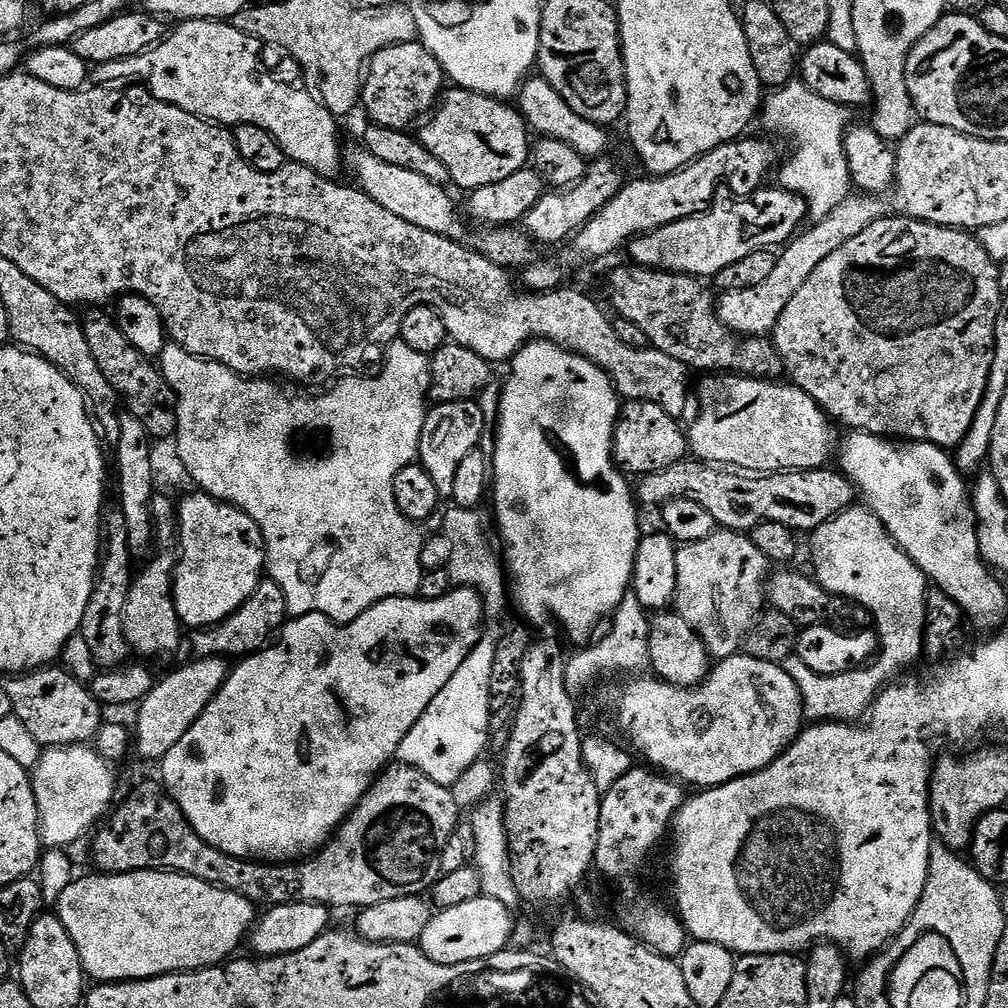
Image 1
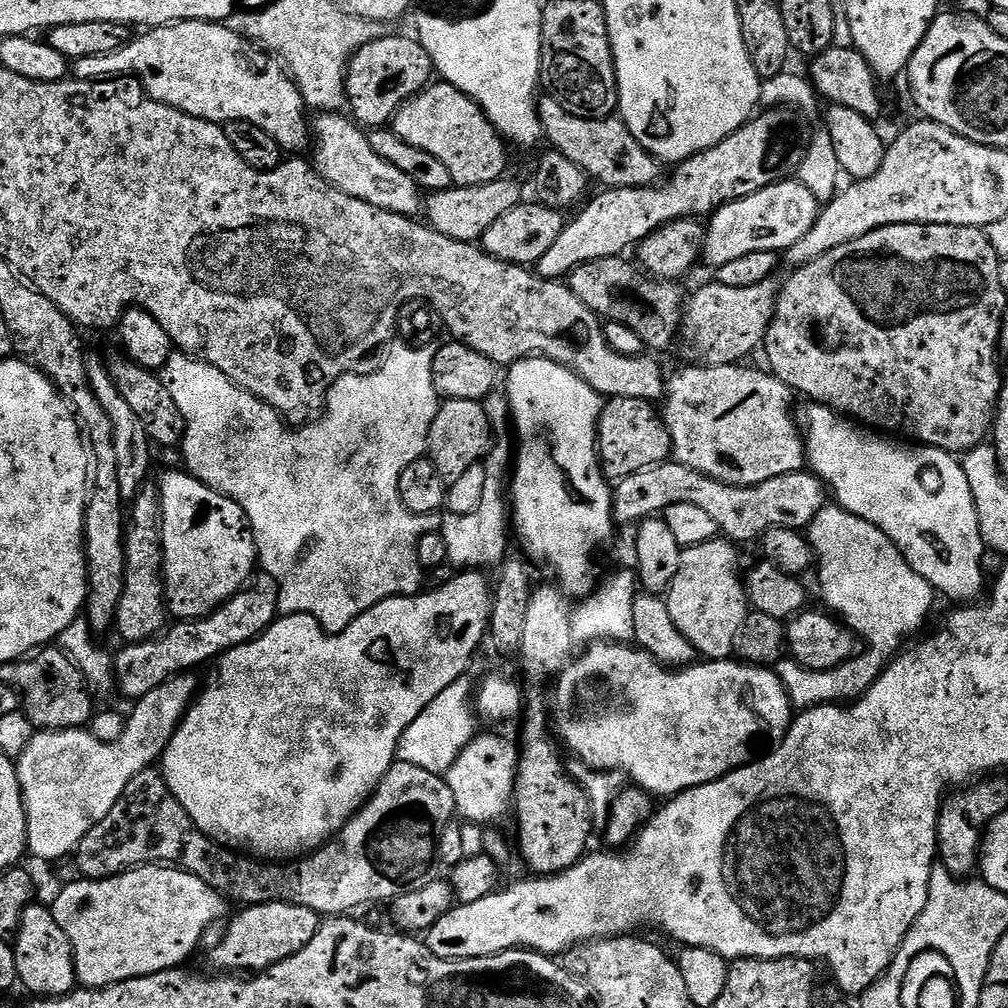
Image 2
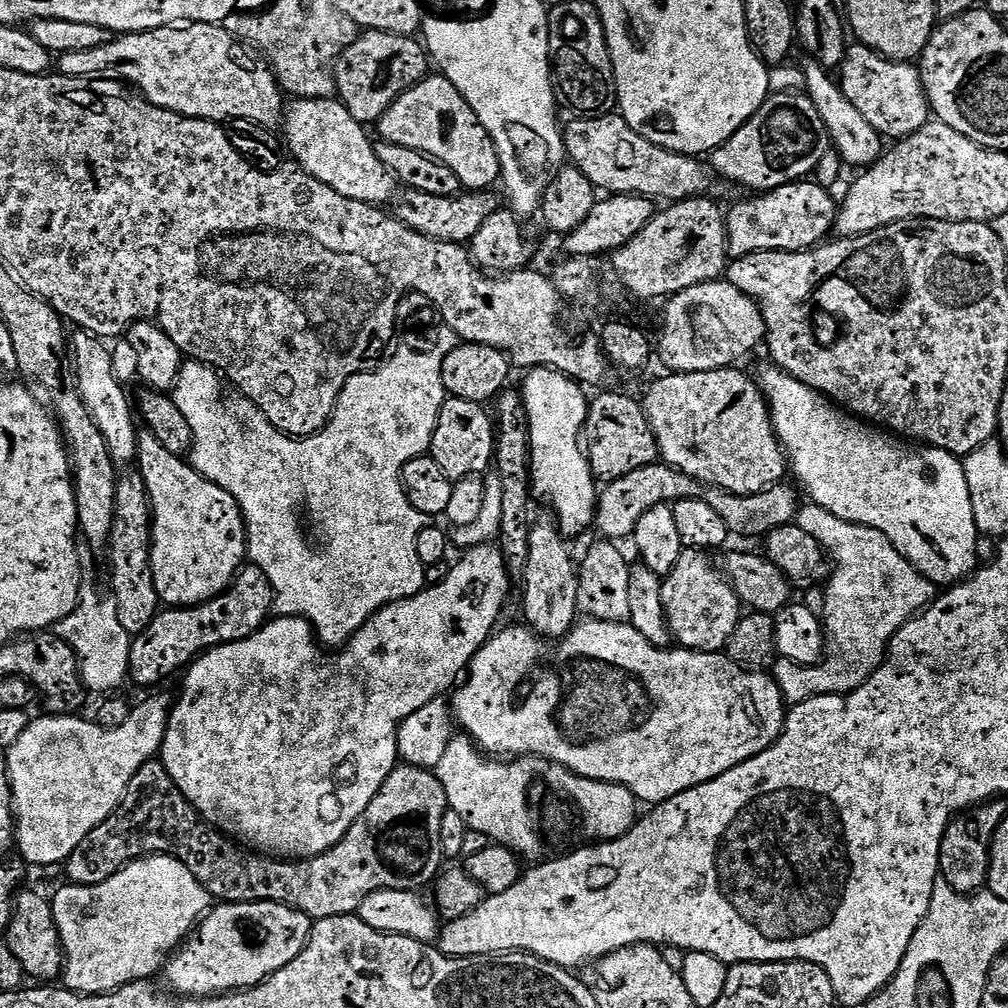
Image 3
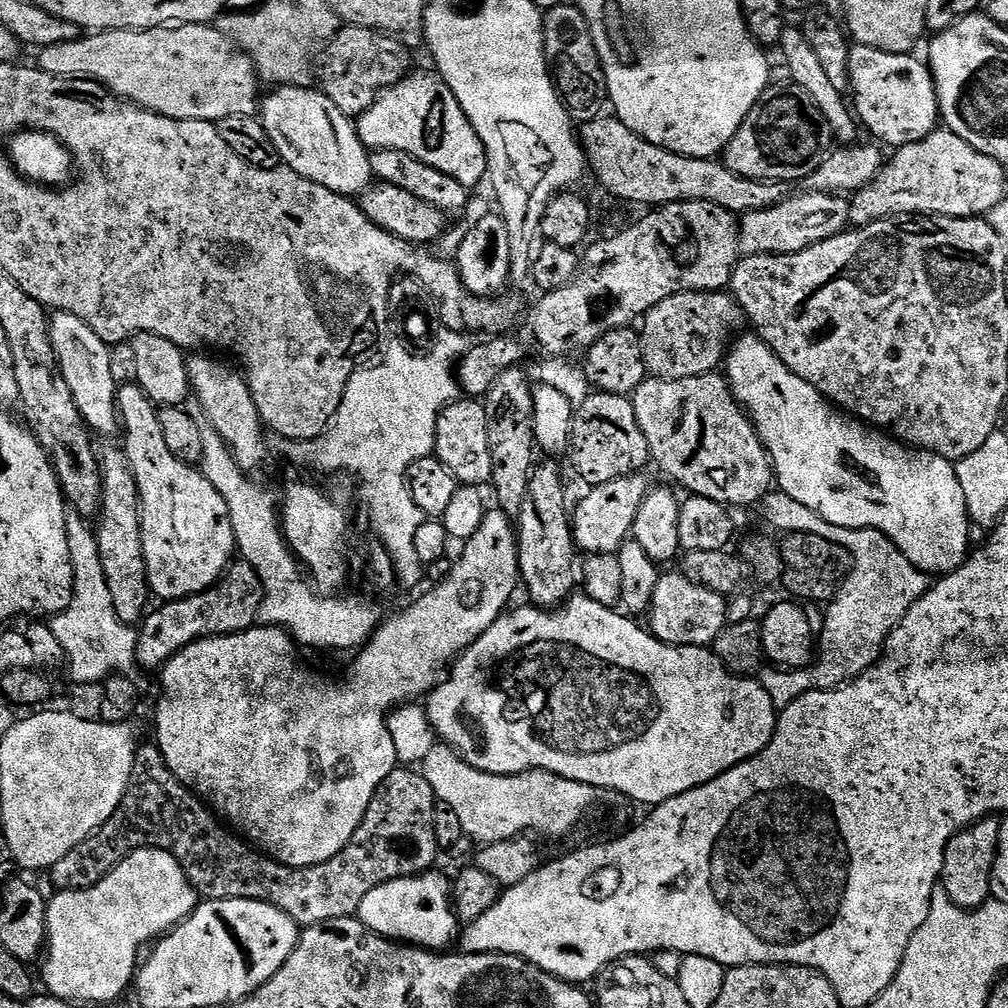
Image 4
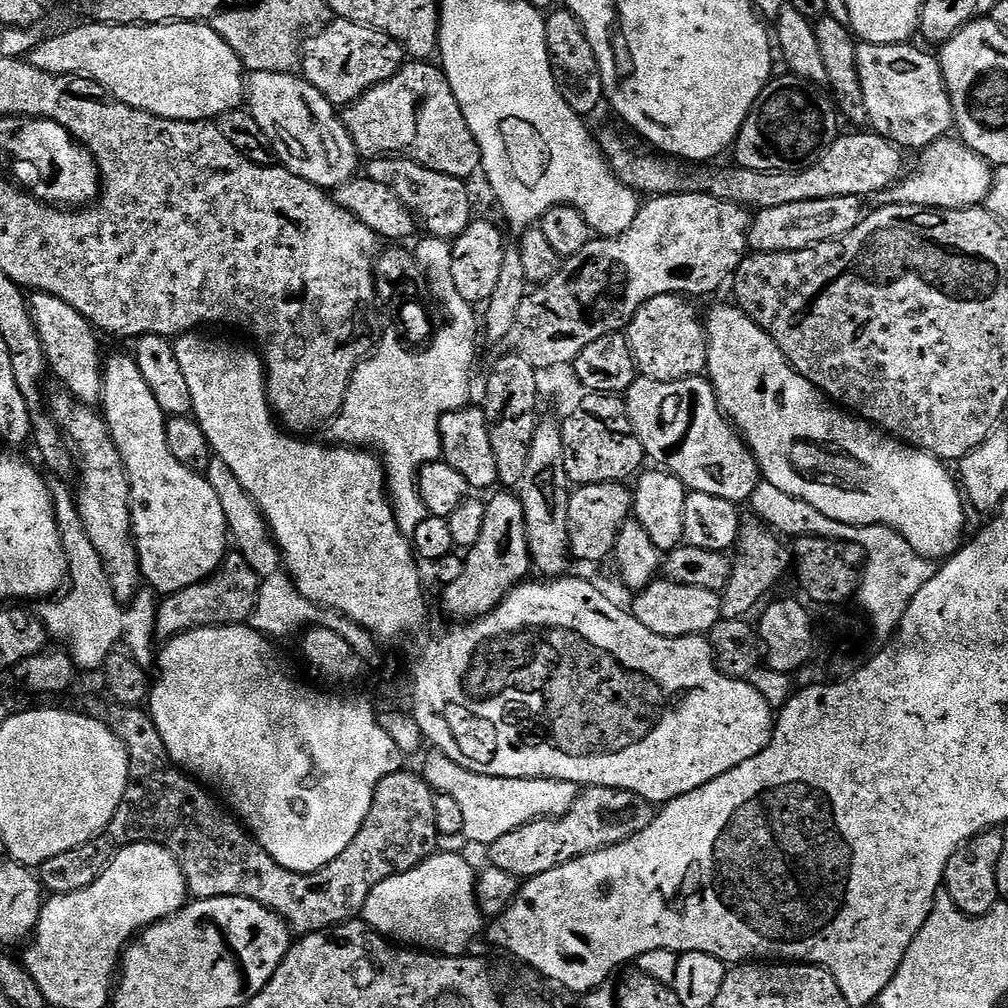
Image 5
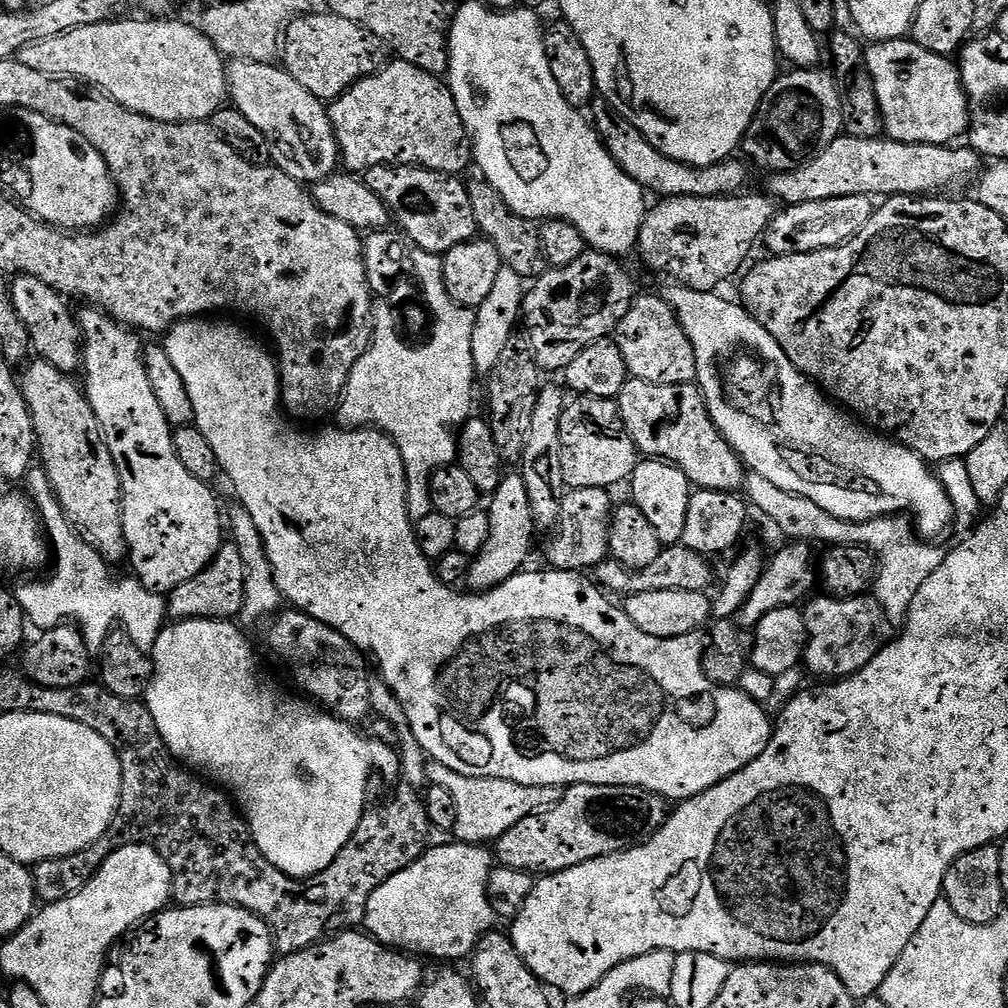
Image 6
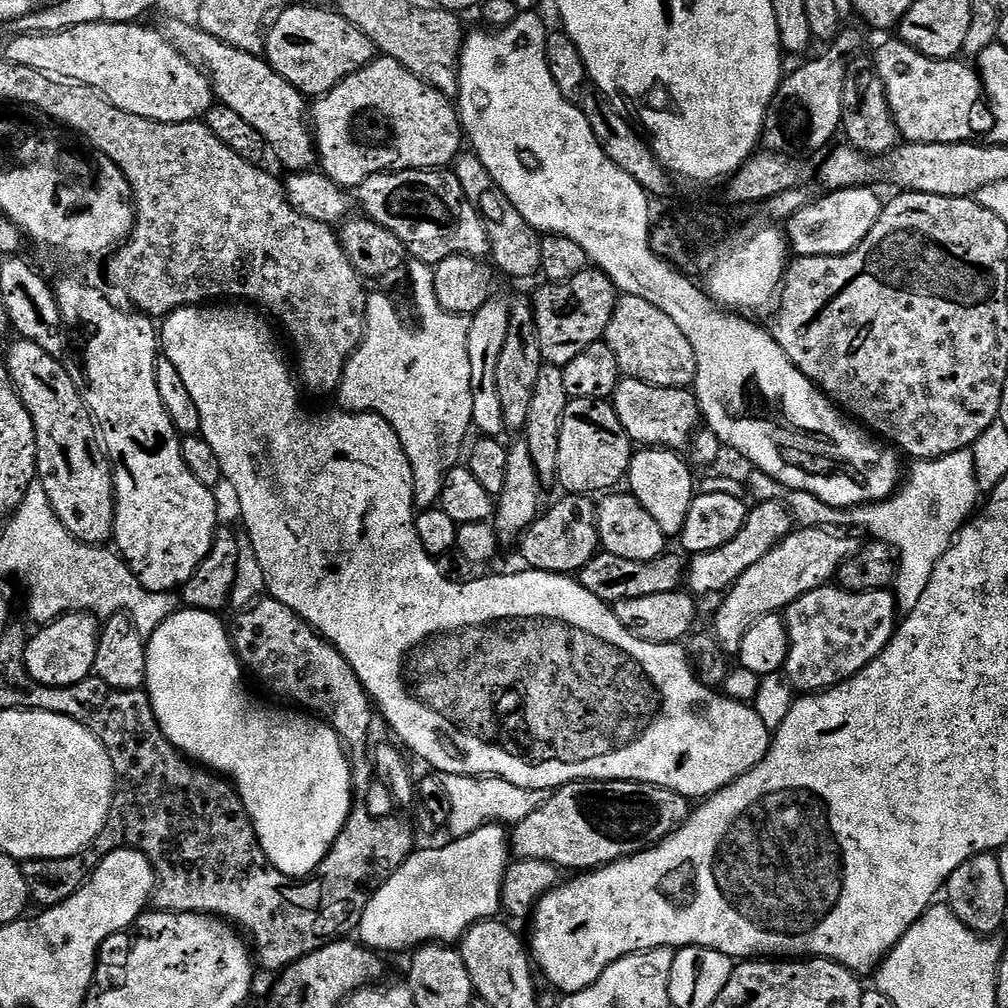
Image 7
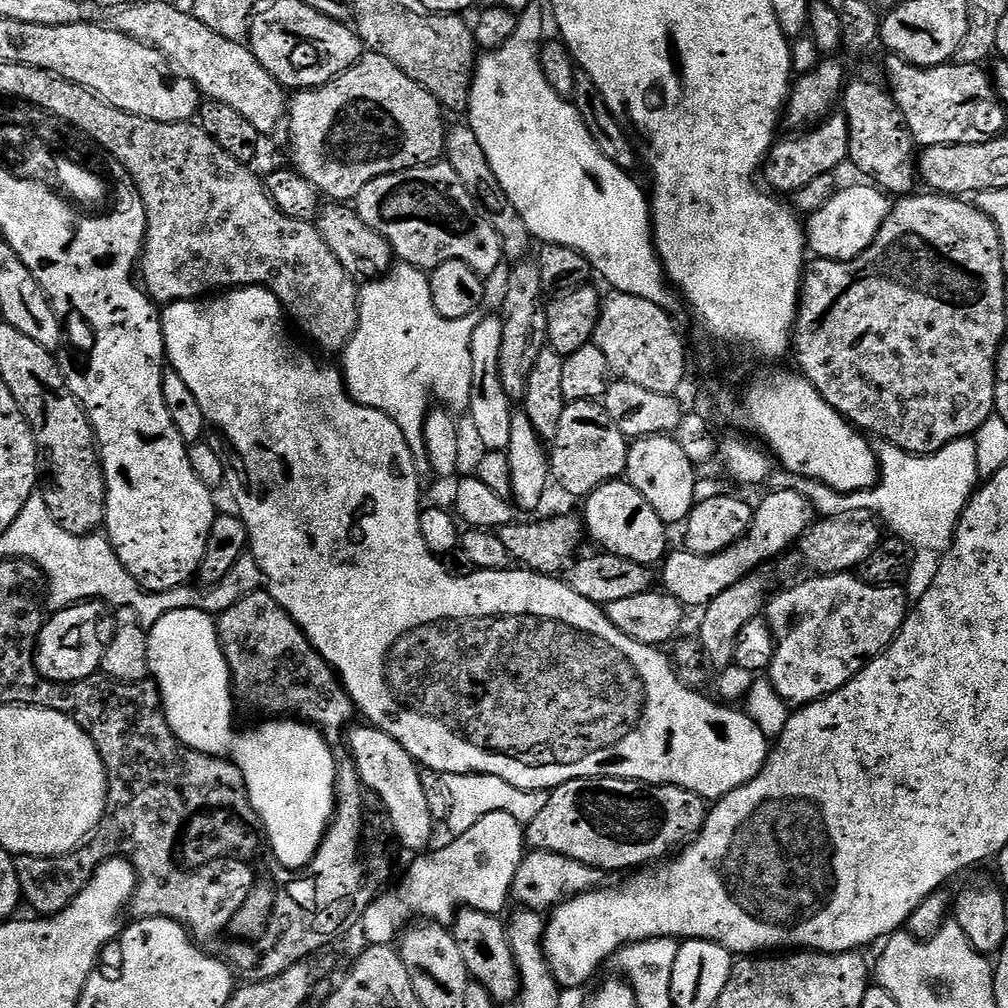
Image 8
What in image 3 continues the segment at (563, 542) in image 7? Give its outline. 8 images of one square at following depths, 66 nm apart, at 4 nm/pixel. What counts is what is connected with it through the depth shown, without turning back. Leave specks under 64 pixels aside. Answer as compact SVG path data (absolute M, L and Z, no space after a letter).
M657 462L654 464L647 464L638 470L634 470L630 474L626 474L617 480L607 481L603 485L602 491L599 493L596 502L596 518L594 521L595 531L600 531L601 537L607 538L613 542L623 542L628 536L631 537L638 526L638 518L642 518L642 514L646 514L646 510L650 510L659 504L671 505L677 500L699 500L701 497L710 506L714 508L715 513L722 518L722 522L726 522L729 533L733 537L736 536L757 536L763 538L767 536L770 530L774 530L783 524L791 524L796 519L798 509L801 507L802 500L796 497L797 489L791 488L788 482L781 482L776 484L773 488L767 488L765 492L755 492L749 496L739 496L733 492L727 492L721 488L714 488L711 486L705 487L700 481L690 478L686 474L677 472L676 469L671 468L668 464Z

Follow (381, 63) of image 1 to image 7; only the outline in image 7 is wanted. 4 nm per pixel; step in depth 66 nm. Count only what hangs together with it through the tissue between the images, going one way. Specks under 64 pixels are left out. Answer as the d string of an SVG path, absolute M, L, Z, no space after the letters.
M302 2L285 7L271 21L264 42L264 56L269 66L290 86L303 92L305 97L325 96L350 74L362 70L377 59L378 49L358 26L351 24L339 11L328 8L308 8Z

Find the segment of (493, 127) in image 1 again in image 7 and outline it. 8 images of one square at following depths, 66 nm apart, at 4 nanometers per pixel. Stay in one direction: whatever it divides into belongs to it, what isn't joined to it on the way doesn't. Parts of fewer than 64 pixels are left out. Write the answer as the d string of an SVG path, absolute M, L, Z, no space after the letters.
M386 55L372 60L365 68L334 86L334 90L319 97L311 105L310 118L316 133L319 167L335 184L349 190L359 189L363 180L379 172L407 172L409 168L447 169L466 144L457 105Z

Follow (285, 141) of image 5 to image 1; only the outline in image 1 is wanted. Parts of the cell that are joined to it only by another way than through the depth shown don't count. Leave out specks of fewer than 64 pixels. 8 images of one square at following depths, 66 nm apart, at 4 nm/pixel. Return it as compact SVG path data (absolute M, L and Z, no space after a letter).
M363 146L347 149L346 168L352 171L355 187L366 193L378 206L390 210L390 214L398 214L402 222L410 222L410 226L418 226L422 230L430 230L439 236L449 236L451 240L460 240L464 228L460 225L460 216L456 213L456 204L448 197L448 188L443 184L430 182L430 178L422 178L422 174L414 174L414 170L402 170L402 166L390 166L390 162L382 162L382 158L374 158Z

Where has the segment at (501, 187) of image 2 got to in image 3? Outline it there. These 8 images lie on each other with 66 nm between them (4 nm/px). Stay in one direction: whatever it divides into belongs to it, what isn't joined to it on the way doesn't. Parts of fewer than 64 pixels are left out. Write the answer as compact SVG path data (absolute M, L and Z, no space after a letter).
M404 190L395 201L394 215L410 230L422 234L426 238L434 238L451 244L467 245L478 234L482 222L490 218L490 214L501 211L502 200L492 190L468 190L459 196L433 196L429 198L421 192Z

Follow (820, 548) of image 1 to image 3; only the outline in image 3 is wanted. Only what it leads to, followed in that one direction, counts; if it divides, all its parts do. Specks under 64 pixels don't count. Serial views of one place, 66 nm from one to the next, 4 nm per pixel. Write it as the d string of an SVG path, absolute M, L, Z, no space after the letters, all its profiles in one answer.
M811 502L797 511L794 522L806 534L818 538L830 557L832 569L823 589L822 623L831 651L818 664L795 664L783 658L773 663L770 675L788 706L815 696L846 696L859 690L883 666L894 634L919 616L938 592L937 585L929 582L878 530L846 522Z

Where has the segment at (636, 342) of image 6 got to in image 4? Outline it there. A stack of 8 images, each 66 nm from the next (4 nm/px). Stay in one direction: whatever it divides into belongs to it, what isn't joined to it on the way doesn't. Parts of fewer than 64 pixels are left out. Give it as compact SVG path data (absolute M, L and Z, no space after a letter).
M727 291L683 292L654 306L642 318L642 354L653 377L681 380L715 373L725 363L733 339L732 331L740 324L742 312L735 296Z

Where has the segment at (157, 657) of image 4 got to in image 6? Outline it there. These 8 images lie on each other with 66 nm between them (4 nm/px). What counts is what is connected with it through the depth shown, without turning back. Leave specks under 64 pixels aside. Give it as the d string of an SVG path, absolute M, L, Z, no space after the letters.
M235 543L220 545L218 554L190 582L182 582L173 592L167 593L167 619L181 620L226 620L235 621L246 598L246 566L242 566L242 554Z

